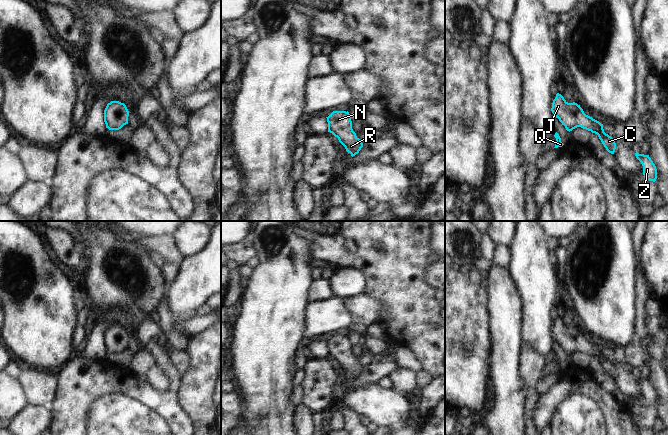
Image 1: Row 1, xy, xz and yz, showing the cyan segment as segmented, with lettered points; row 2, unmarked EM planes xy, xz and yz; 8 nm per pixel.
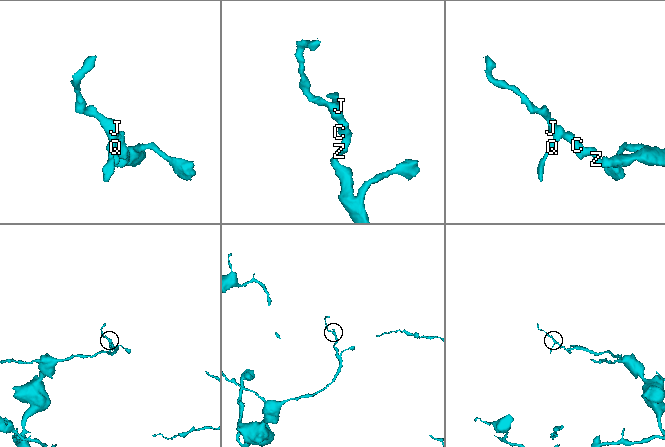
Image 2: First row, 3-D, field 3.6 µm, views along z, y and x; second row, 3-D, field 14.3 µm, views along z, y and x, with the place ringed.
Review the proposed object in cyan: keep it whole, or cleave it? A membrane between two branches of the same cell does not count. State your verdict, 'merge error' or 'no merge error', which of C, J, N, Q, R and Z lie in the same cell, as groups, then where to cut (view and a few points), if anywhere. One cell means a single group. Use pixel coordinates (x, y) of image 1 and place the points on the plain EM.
no merge error; C J N Q R Z; no cut

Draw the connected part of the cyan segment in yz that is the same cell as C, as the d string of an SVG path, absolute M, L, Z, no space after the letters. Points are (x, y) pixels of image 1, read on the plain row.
M557 317L551 335L567 355L570 356L577 351L591 355L598 359L606 374L614 378L615 364L604 356L603 348L584 337L580 329L575 326L568 327L561 318Z

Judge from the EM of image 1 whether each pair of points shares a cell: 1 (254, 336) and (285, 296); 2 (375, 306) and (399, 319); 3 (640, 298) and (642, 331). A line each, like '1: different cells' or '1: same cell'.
1: same cell
2: different cells
3: same cell

